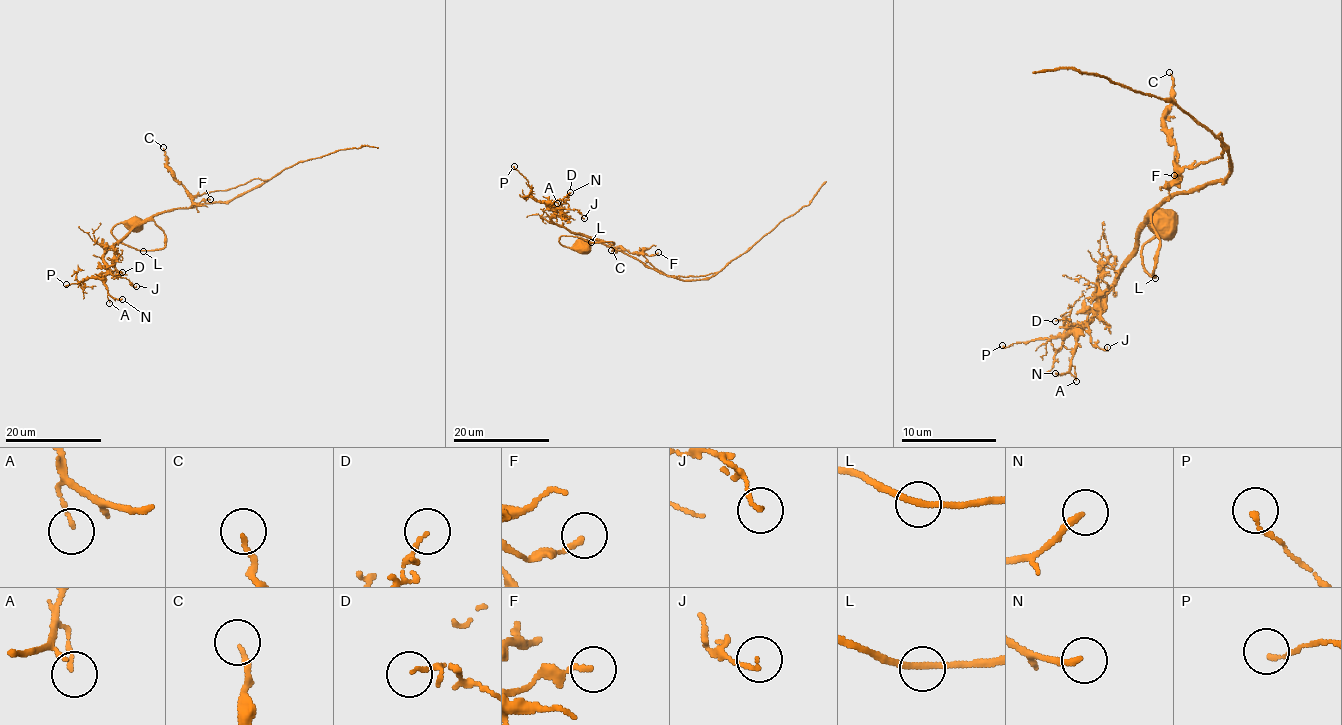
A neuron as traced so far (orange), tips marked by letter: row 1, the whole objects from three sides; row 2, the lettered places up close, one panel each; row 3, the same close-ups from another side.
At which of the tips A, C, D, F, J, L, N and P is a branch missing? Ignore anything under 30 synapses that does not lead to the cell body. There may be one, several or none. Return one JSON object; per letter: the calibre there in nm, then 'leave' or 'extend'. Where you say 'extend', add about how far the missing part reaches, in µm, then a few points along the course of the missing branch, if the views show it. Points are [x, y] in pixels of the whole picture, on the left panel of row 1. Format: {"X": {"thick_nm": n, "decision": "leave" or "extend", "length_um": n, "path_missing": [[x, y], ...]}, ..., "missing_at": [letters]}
{"A": {"thick_nm": 120, "decision": "leave"}, "C": {"thick_nm": 160, "decision": "leave"}, "D": {"thick_nm": 70, "decision": "leave"}, "F": {"thick_nm": 160, "decision": "leave"}, "J": {"thick_nm": 130, "decision": "leave"}, "L": {"thick_nm": 200, "decision": "leave"}, "N": {"thick_nm": 180, "decision": "leave"}, "P": {"thick_nm": 160, "decision": "leave"}, "missing_at": []}

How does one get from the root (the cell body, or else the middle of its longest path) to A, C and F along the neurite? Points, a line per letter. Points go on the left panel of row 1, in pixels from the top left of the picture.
A: (134, 224), (138, 224), (103, 257), (109, 303)
C: (134, 224), (175, 209), (228, 202), (264, 181), (252, 179), (227, 190), (193, 196), (176, 179), (163, 147)
F: (134, 224), (175, 209), (228, 202), (264, 181), (252, 179), (227, 190), (204, 192), (192, 200), (210, 199)

